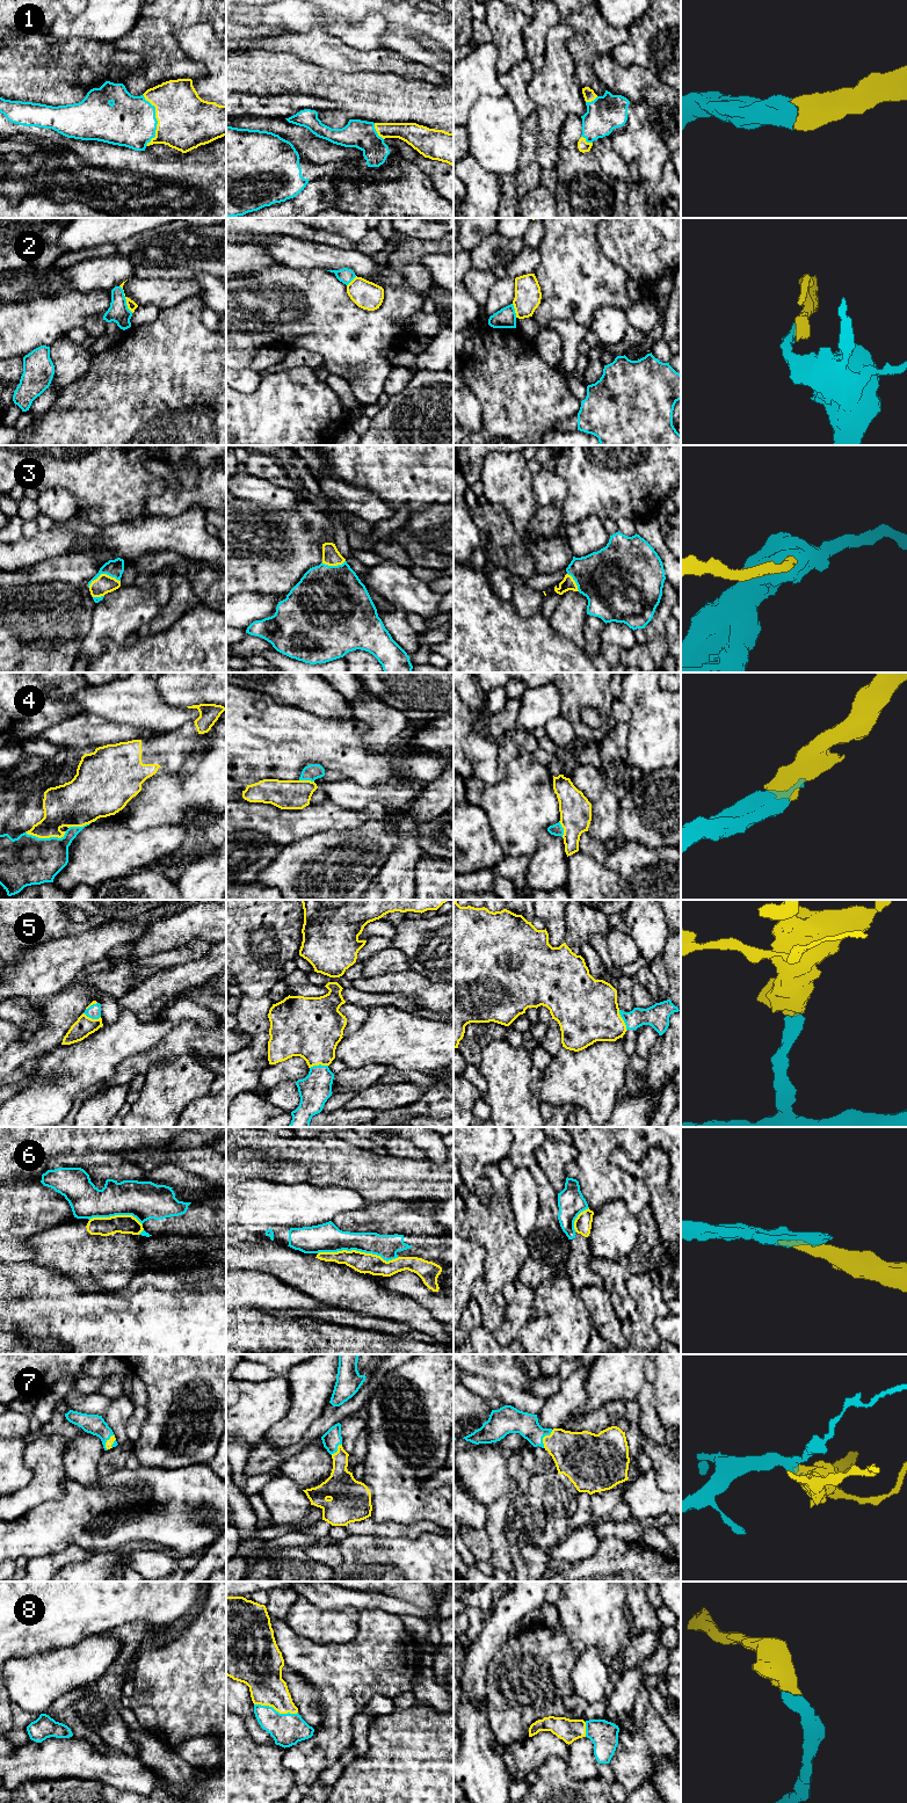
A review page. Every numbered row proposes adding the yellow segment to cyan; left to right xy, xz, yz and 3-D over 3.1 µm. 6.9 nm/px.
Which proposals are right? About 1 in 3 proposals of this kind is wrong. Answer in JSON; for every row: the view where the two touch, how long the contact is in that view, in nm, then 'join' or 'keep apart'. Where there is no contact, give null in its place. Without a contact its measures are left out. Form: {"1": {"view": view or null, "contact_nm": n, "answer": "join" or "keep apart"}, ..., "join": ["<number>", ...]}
{"1": {"view": "xy", "contact_nm": 360, "answer": "join"}, "2": {"view": "xy", "contact_nm": 150, "answer": "keep apart"}, "3": {"view": "xy", "contact_nm": 220, "answer": "join"}, "4": {"view": "xy", "contact_nm": 280, "answer": "join"}, "5": {"view": "yz", "contact_nm": 160, "answer": "join"}, "6": {"view": "xz", "contact_nm": 550, "answer": "keep apart"}, "7": {"view": "yz", "contact_nm": 140, "answer": "join"}, "8": {"view": "xz", "contact_nm": 320, "answer": "join"}, "join": ["1", "3", "4", "5", "7", "8"]}

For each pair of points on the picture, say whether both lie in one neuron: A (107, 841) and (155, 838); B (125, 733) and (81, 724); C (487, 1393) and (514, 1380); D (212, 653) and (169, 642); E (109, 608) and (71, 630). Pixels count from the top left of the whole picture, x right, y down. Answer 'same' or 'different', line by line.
A: same
B: same
C: different
D: same
E: different

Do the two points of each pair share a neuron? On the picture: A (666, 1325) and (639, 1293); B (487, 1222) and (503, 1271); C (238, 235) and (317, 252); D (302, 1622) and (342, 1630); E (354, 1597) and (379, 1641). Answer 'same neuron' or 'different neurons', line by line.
A: different neurons
B: same neuron
C: different neurons
D: same neuron
E: different neurons

